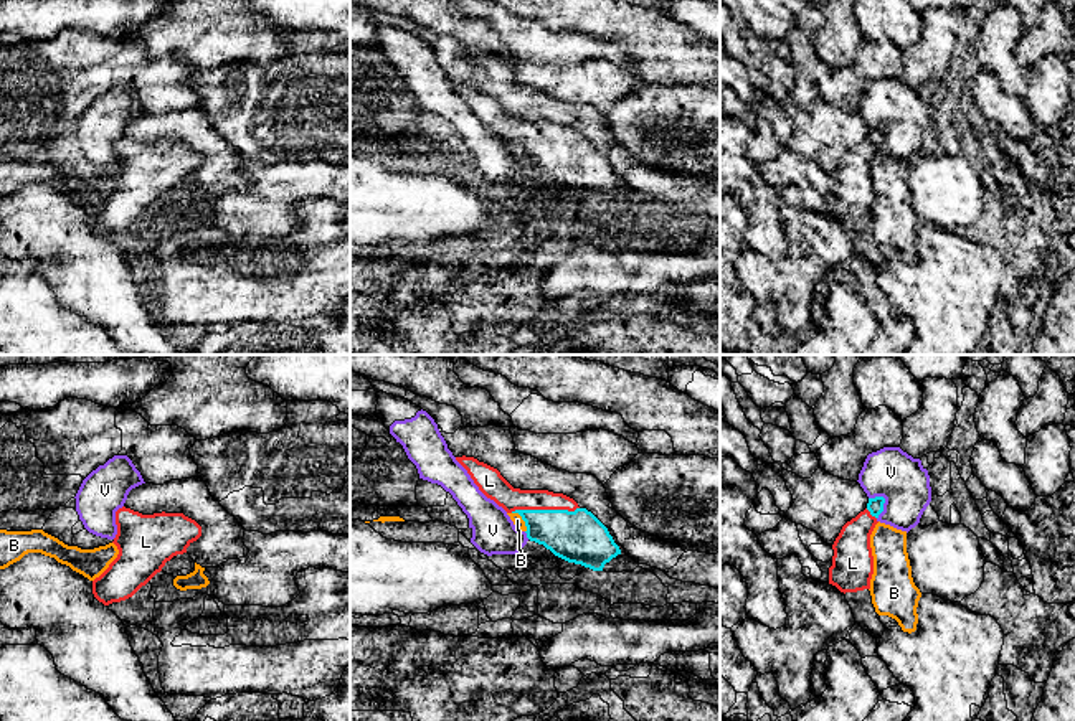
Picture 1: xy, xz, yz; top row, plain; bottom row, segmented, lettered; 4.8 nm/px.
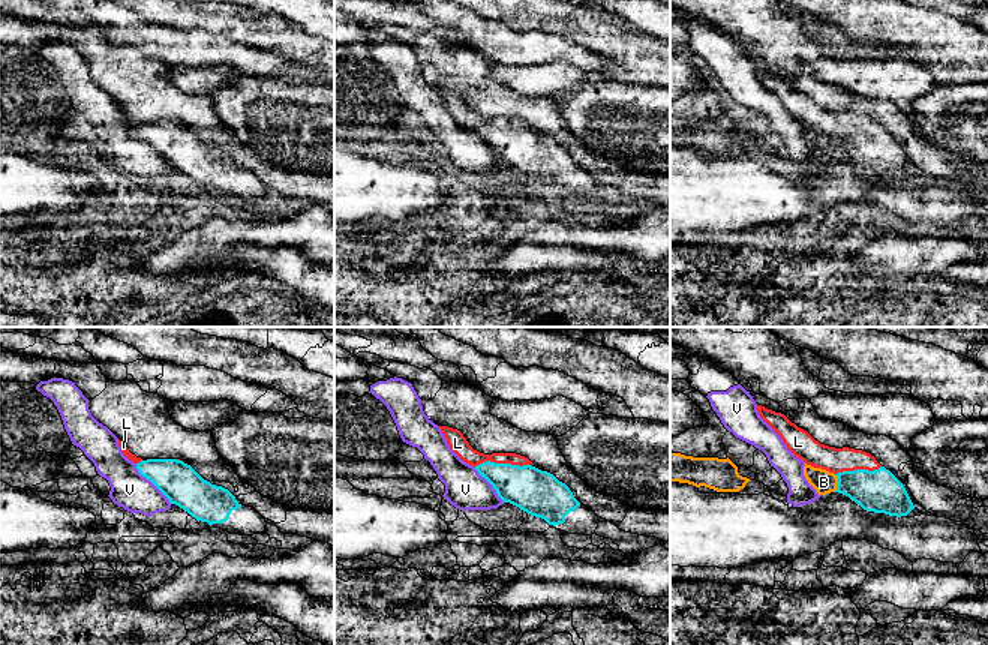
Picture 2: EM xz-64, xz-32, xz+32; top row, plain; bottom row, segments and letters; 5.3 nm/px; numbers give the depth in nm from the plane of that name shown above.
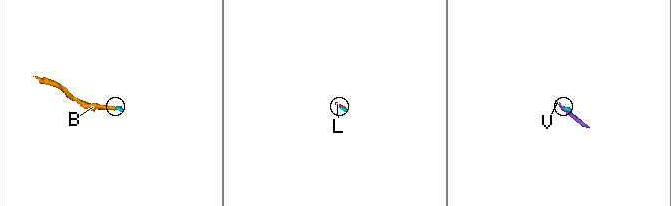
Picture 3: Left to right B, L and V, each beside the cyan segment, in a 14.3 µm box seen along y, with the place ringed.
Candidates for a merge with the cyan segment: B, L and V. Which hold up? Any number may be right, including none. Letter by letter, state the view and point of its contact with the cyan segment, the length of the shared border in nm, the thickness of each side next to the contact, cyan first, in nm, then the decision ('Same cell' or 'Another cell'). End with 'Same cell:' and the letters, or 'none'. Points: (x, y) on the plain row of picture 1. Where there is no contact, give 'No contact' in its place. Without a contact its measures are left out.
B: Touches cyan at xz (522, 149). Shared border 120 nm. Thickness 240 nm (cyan) against 50 nm. Another cell
L: Touches cyan at xz (544, 141). Shared border 340 nm. Thickness 260 nm (cyan) against 120 nm. Same cell
V: Touches cyan at yz (882, 137). Shared border 120 nm. Thickness 80 nm (cyan) against 240 nm. Another cell
Same cell: L

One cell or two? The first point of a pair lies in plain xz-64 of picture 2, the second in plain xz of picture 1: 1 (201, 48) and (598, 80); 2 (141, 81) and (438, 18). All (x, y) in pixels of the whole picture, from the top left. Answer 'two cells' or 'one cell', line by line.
1: two cells
2: two cells

